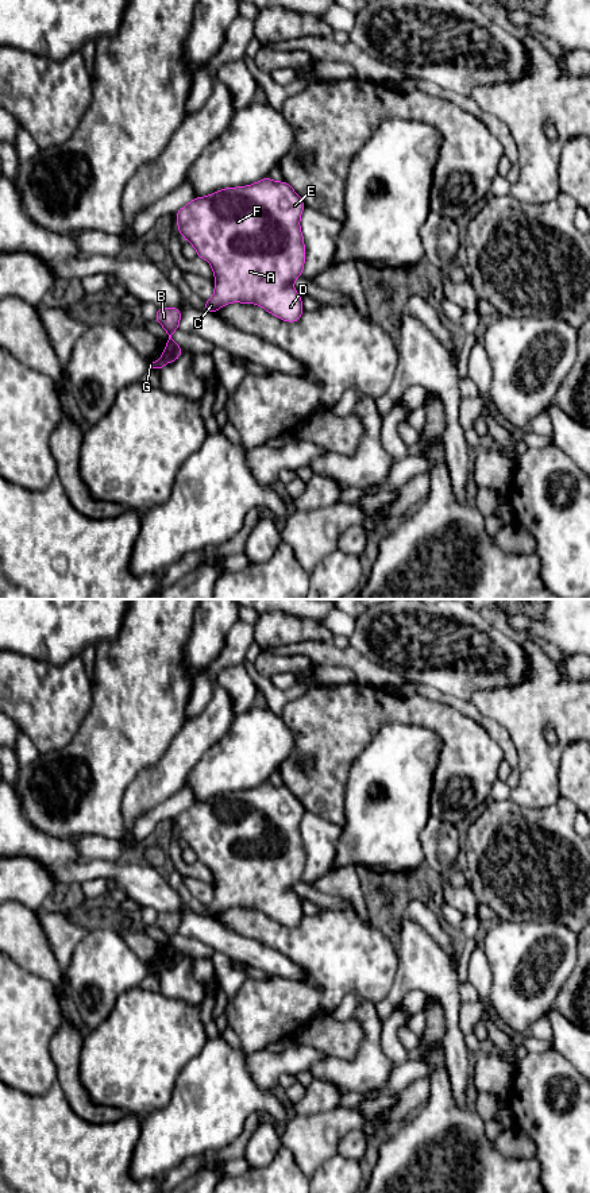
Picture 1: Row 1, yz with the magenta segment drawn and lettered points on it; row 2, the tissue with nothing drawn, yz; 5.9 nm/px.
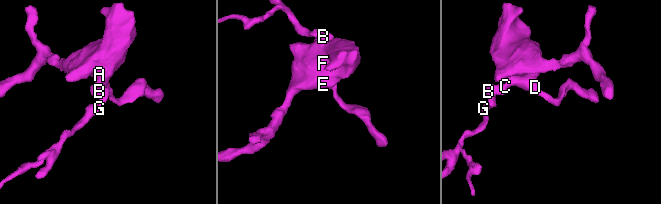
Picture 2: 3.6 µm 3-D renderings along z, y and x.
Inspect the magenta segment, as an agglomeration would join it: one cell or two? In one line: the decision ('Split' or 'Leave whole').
Split

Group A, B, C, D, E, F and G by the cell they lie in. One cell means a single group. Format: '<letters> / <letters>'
A B C D E F / G

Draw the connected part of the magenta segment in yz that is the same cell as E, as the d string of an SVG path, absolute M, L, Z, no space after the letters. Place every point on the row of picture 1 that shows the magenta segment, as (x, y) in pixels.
M269 177L238 188L220 189L207 197L194 197L176 213L178 232L189 242L198 258L207 259L215 273L215 293L205 302L205 312L217 312L231 302L257 304L266 312L288 323L297 323L304 312L300 294L293 281L302 275L305 263L304 236L300 217L305 208L302 198L286 182L275 182Z

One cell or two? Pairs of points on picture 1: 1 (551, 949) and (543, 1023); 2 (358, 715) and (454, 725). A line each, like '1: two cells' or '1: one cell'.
1: two cells
2: one cell

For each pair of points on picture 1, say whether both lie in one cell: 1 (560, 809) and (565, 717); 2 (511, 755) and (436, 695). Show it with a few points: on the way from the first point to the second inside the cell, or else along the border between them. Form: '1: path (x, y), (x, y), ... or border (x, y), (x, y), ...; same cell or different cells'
1: border (560, 796), (547, 806), (531, 809); different cells
2: path (498, 734), (469, 709), (457, 703); same cell

